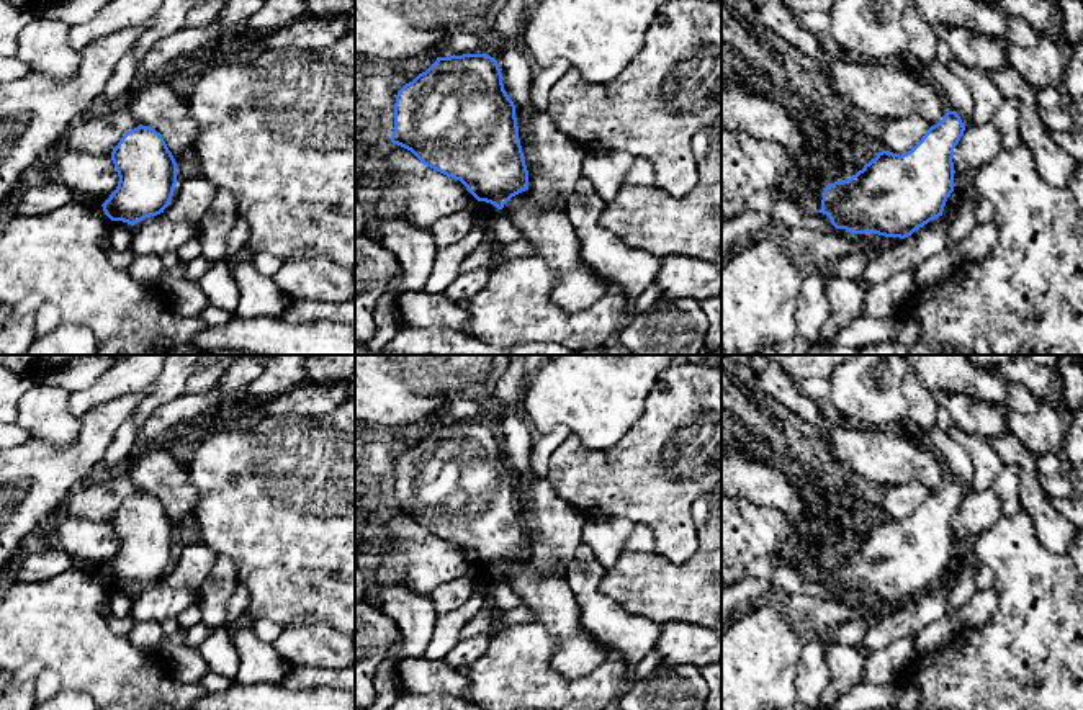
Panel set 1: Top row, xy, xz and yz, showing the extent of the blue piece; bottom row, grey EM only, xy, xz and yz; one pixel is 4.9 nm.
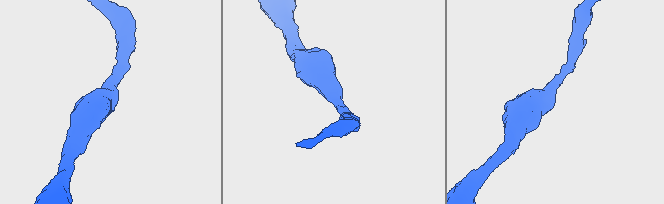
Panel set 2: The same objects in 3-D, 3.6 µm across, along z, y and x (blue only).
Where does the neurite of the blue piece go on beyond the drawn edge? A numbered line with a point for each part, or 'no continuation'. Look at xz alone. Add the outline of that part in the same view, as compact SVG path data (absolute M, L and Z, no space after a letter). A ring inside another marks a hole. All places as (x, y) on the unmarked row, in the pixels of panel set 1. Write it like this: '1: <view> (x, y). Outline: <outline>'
no continuation

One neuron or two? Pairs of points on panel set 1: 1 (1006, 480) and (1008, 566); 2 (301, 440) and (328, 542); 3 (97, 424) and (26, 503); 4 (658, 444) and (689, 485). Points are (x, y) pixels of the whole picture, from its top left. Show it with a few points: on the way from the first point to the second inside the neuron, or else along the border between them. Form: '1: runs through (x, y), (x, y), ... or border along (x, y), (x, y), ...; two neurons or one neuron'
1: border along (1021, 509), (1015, 514), (1002, 516); two neurons
2: runs through (301, 465), (301, 496), (323, 517); one neuron
3: runs through (85, 444), (46, 483); one neuron
4: runs through (669, 447), (678, 458), (678, 470), (681, 473); one neuron

